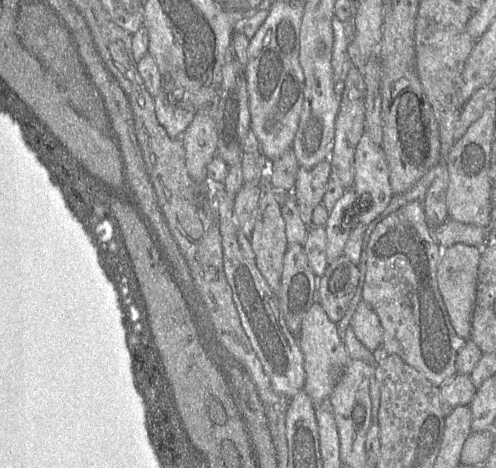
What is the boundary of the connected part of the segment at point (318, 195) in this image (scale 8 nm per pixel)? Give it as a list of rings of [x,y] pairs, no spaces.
[[[329,159],[321,161],[312,168],[299,167],[293,189],[298,208],[308,227],[312,226],[314,208],[322,203],[330,179]]]

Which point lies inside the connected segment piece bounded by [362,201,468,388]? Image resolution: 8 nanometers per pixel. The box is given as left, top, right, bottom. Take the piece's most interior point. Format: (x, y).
(401, 286)

